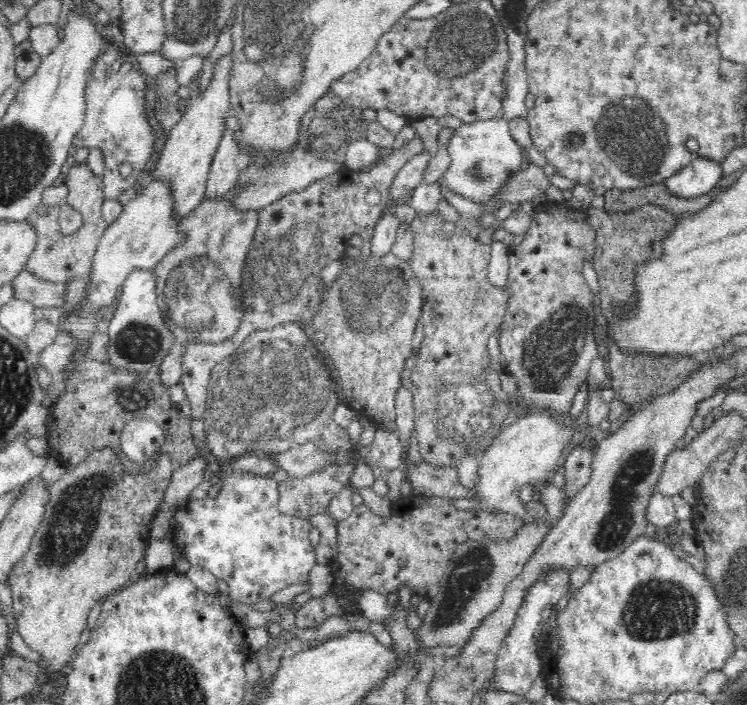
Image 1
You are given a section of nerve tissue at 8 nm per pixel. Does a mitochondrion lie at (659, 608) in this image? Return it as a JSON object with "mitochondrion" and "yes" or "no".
{"mitochondrion":"yes"}

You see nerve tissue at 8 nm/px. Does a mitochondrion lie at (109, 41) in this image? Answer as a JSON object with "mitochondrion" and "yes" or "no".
{"mitochondrion":"no"}

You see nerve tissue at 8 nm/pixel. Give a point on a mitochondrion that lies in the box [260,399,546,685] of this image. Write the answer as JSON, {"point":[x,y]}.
{"point":[475,565]}

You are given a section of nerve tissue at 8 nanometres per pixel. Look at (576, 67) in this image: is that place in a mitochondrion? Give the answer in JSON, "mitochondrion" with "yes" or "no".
{"mitochondrion":"no"}

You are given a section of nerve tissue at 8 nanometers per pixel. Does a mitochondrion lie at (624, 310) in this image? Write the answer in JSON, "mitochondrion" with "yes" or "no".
{"mitochondrion":"no"}

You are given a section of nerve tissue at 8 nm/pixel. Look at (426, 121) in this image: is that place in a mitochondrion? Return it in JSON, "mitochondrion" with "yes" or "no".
{"mitochondrion":"no"}

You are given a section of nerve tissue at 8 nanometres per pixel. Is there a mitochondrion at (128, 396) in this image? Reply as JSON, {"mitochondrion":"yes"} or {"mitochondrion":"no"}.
{"mitochondrion":"yes"}

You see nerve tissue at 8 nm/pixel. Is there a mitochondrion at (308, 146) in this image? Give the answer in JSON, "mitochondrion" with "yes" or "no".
{"mitochondrion":"no"}

